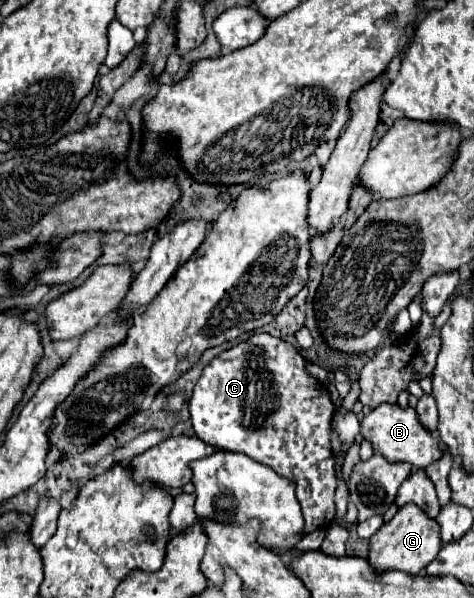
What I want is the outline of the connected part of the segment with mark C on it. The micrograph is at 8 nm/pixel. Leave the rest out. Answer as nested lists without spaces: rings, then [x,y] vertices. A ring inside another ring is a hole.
[[[255,333],[215,357],[197,381],[189,413],[195,435],[223,451],[239,451],[297,485],[305,529],[327,529],[335,521],[335,459],[329,443],[333,417],[329,389],[307,371],[301,353],[285,339]]]

